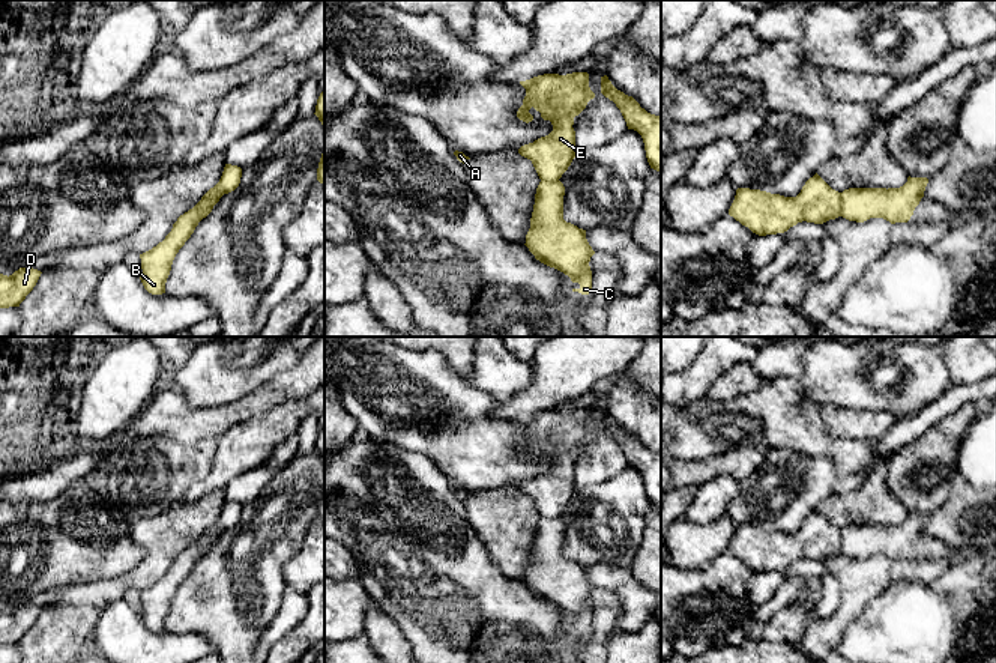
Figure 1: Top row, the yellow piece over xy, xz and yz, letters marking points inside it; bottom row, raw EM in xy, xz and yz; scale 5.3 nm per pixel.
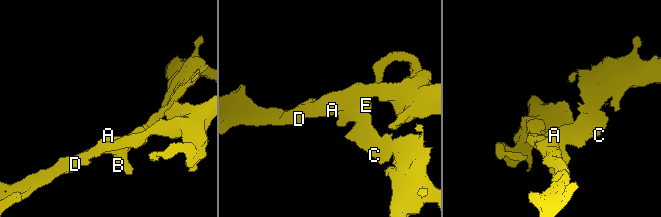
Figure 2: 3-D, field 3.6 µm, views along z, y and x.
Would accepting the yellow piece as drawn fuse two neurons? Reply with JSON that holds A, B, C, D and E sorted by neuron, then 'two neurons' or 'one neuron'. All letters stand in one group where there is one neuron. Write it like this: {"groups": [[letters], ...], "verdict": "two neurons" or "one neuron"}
{"groups": [["A", "B", "D", "E"], ["C"]], "verdict": "two neurons"}

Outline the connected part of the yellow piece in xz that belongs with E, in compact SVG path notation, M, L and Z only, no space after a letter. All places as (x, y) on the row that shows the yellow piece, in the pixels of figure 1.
M544 74L520 84L526 89L526 96L517 117L532 122L529 110L533 107L544 120L551 122L553 131L521 146L518 153L532 161L541 180L557 180L575 158L574 117L595 98L589 87L589 74Z

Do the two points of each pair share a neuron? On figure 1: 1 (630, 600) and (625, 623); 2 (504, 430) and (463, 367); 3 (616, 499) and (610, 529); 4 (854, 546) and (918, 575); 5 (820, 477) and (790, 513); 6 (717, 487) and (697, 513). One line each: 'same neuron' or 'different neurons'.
1: same neuron
2: different neurons
3: same neuron
4: different neurons
5: same neuron
6: same neuron

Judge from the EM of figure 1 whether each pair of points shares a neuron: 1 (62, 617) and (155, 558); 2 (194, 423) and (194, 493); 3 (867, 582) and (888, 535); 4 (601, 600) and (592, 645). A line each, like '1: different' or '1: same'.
1: different
2: different
3: different
4: same

